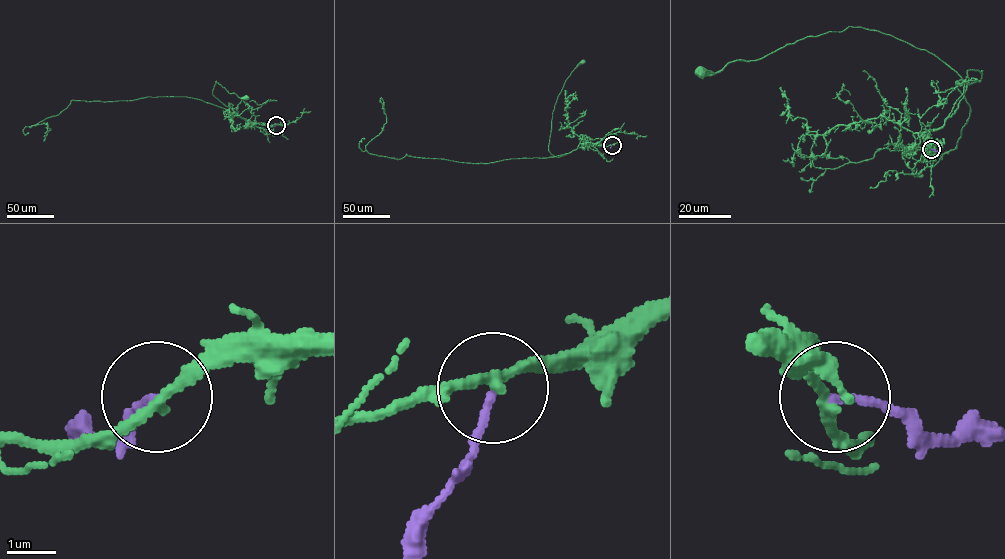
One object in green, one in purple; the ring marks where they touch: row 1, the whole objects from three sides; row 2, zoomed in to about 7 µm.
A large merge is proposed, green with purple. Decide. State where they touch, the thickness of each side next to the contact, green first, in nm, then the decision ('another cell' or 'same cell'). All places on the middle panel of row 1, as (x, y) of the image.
(612, 145) | 200/160 nm | another cell

